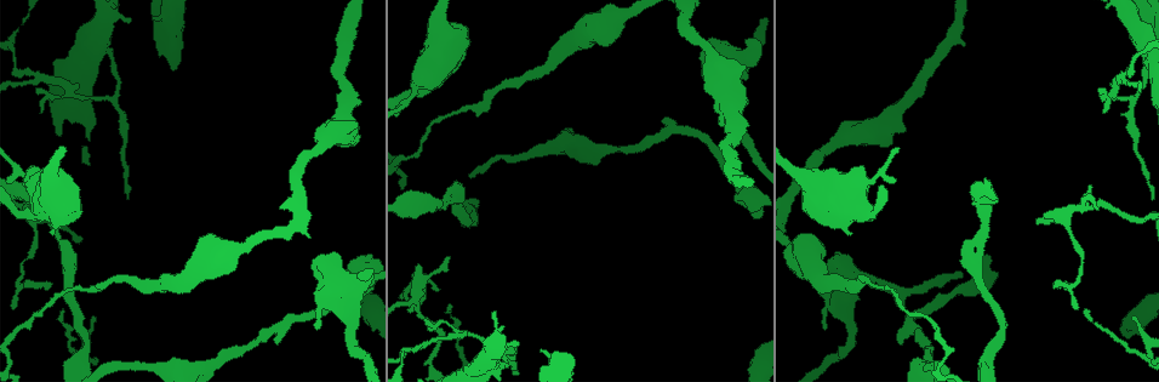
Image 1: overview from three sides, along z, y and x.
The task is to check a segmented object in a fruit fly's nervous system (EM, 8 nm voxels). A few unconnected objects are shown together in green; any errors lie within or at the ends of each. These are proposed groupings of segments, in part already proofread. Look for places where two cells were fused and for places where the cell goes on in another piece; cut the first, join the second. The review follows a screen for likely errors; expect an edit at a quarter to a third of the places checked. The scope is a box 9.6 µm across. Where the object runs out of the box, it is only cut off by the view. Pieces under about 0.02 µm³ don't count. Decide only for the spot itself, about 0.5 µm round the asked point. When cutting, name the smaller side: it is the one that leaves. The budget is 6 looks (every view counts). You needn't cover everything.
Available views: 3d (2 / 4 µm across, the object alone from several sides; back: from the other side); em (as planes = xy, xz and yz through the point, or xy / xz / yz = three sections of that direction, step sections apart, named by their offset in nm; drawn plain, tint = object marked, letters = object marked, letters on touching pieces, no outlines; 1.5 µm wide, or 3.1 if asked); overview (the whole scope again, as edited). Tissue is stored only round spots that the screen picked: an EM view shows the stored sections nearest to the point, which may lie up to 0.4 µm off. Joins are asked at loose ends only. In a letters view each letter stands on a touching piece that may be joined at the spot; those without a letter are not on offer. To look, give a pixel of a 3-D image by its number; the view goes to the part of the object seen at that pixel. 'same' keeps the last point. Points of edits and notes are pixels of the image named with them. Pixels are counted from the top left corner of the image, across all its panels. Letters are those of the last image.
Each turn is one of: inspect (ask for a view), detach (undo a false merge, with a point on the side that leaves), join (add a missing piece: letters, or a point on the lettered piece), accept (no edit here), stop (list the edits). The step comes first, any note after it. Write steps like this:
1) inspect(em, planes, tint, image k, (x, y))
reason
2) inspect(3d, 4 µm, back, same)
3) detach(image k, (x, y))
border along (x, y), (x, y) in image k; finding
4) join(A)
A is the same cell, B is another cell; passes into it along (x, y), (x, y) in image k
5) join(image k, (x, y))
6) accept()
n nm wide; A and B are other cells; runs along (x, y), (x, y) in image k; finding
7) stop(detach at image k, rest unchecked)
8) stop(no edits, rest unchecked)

inspect(3d, 2 µm, image 1, (969, 241))
an open end

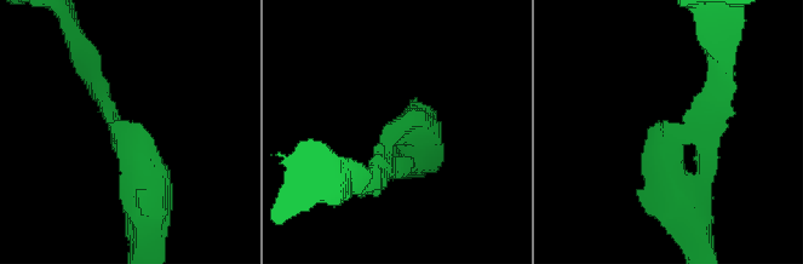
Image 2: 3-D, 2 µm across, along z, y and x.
inspect(em, planes, plain, image 2, (113, 124))

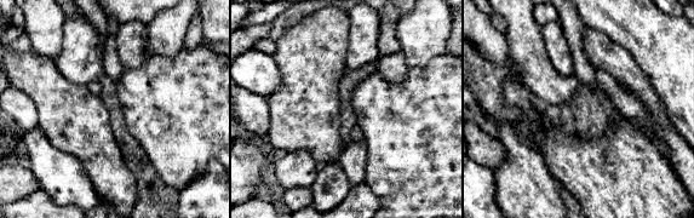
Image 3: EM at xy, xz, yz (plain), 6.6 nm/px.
inspect(em, planes, letters, same)

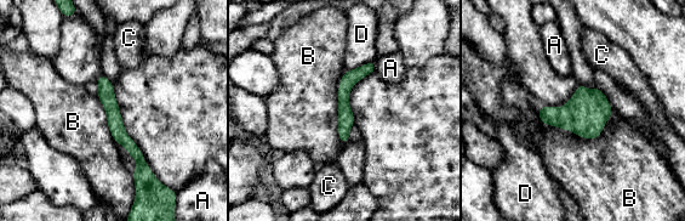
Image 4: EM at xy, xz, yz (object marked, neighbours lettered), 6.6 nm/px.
accept()
A, B, C and D are other cells; border along (346, 71), (338, 86), (342, 145) in image 4; none of them fits

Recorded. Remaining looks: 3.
inspect(3d, 2 µm, image 1, (1091, 186))
free end

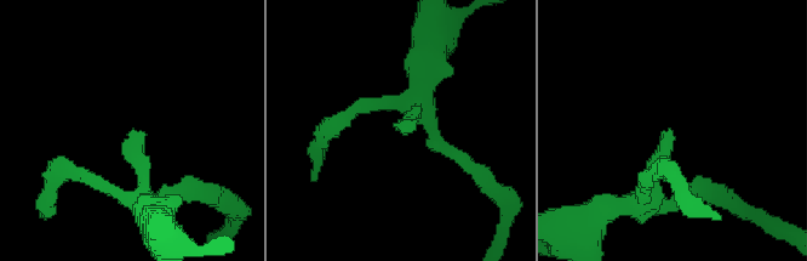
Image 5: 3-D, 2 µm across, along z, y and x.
inspect(em, planes, letters, image 5, (399, 127))

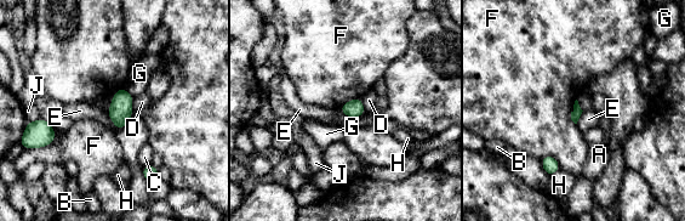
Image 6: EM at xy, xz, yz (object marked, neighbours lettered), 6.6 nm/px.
accept()
A, B, C, D, E, F, G, H and J are other cells; border along (106, 111), (115, 128) in image 6; none of them fits

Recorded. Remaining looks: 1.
stop(no edits, rest unchecked)

